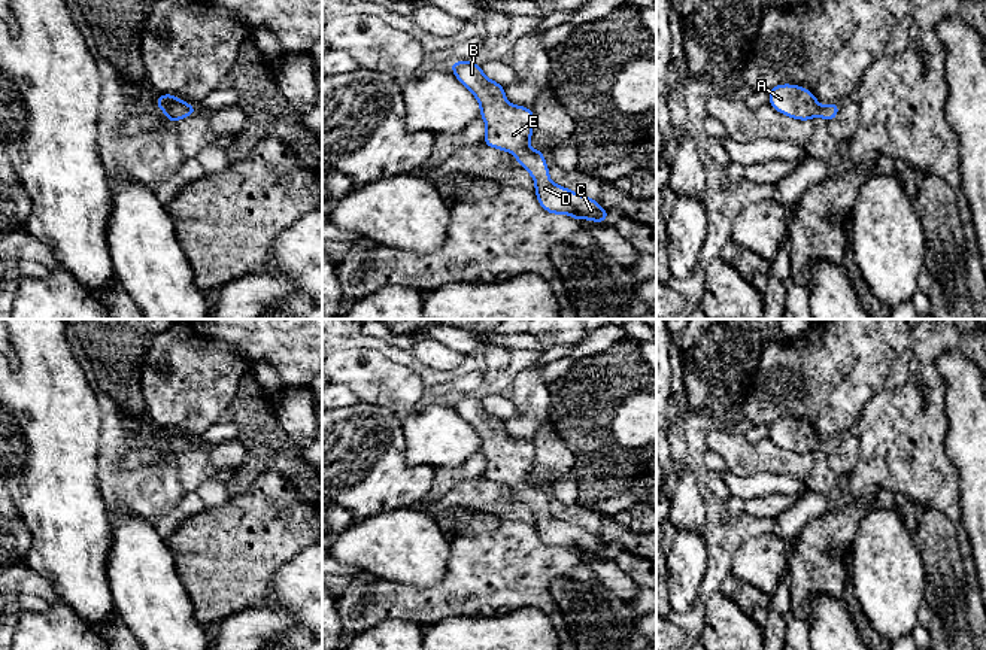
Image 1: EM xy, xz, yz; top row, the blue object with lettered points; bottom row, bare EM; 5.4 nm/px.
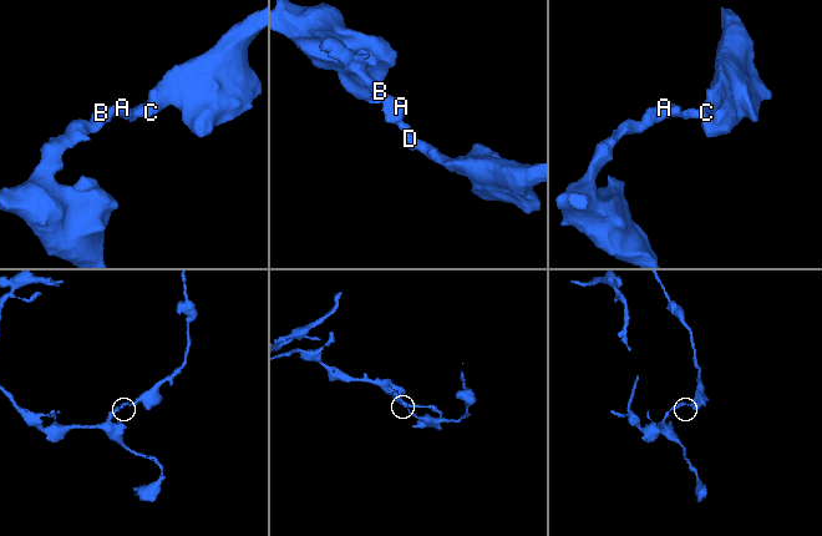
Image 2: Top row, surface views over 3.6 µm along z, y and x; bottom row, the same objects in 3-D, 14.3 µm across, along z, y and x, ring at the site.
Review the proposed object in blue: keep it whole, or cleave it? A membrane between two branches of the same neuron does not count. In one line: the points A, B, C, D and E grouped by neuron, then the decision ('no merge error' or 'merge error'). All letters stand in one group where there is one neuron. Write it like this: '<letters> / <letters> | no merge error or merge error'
A B C D E | no merge error

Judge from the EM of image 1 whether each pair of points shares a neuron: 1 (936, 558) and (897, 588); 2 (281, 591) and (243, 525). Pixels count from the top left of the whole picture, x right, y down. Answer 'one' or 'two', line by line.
1: two
2: two

